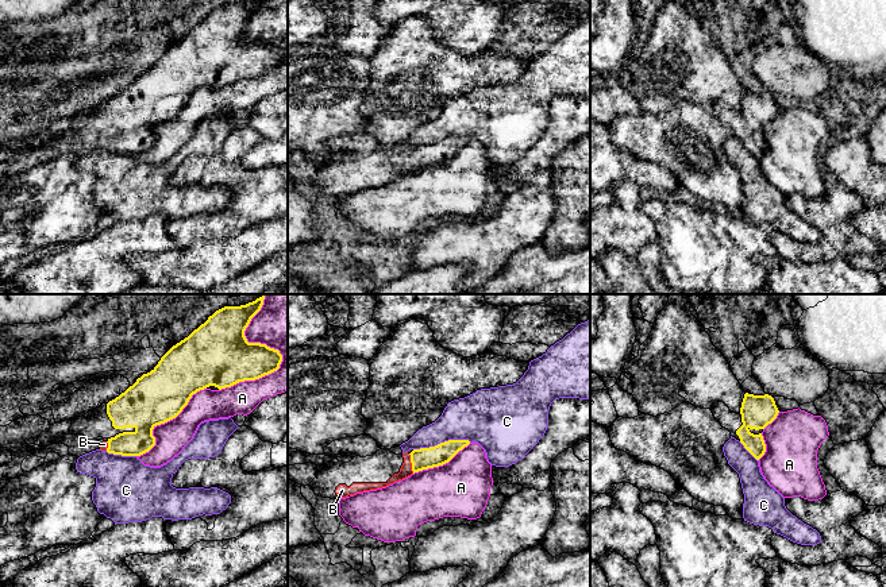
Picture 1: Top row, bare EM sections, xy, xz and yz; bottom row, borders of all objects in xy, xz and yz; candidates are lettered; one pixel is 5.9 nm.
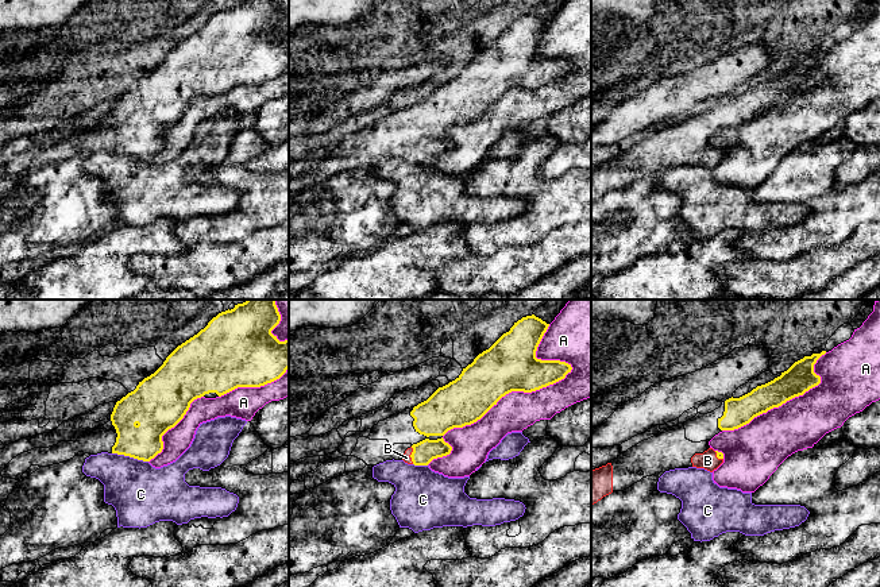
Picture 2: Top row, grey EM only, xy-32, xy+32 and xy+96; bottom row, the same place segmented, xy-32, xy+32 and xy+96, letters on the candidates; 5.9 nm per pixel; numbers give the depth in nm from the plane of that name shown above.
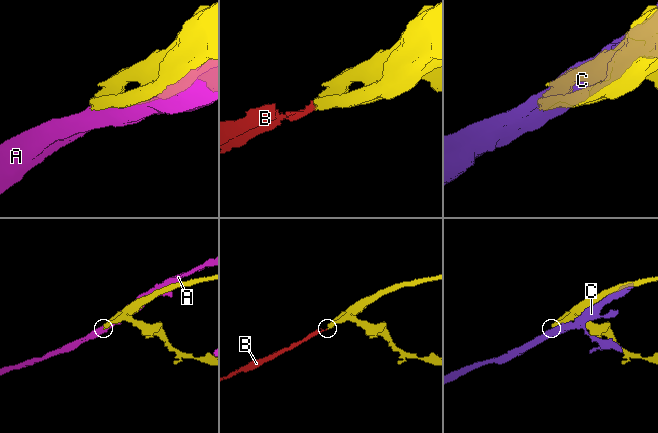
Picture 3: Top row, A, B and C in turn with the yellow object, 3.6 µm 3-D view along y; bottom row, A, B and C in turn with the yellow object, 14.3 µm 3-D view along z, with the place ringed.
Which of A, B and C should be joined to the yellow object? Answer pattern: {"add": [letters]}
{"add": ["B"]}

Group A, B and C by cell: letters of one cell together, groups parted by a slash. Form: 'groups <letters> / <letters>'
groups A / B / C

